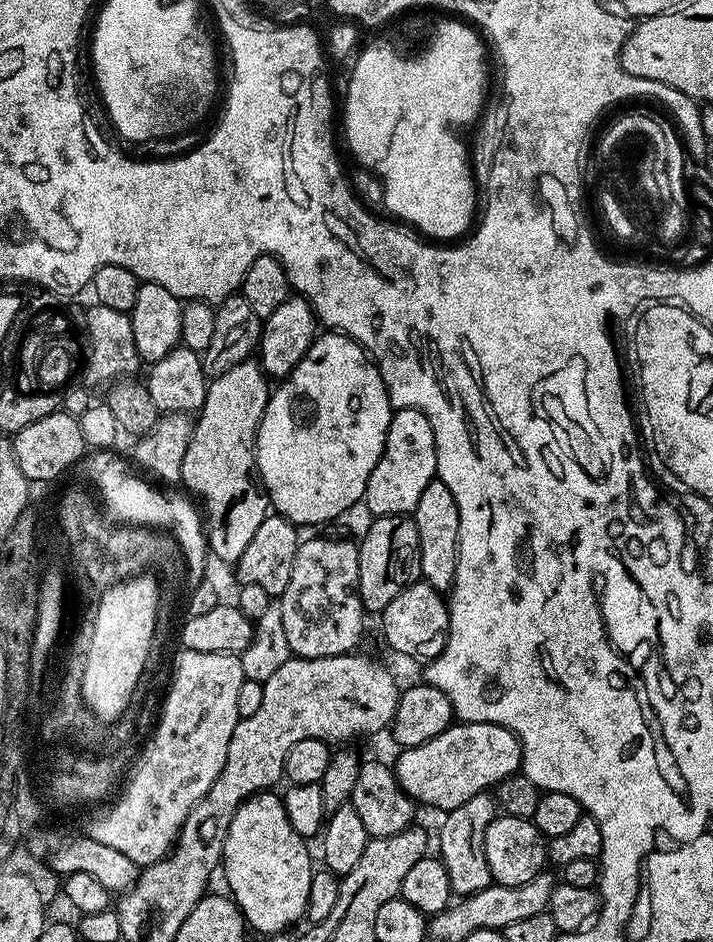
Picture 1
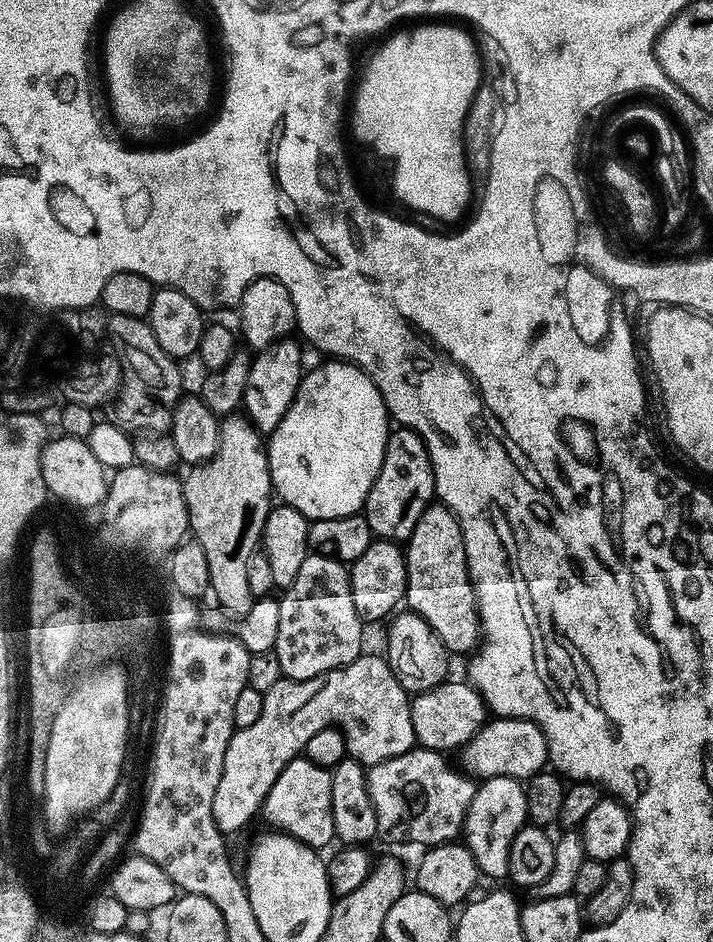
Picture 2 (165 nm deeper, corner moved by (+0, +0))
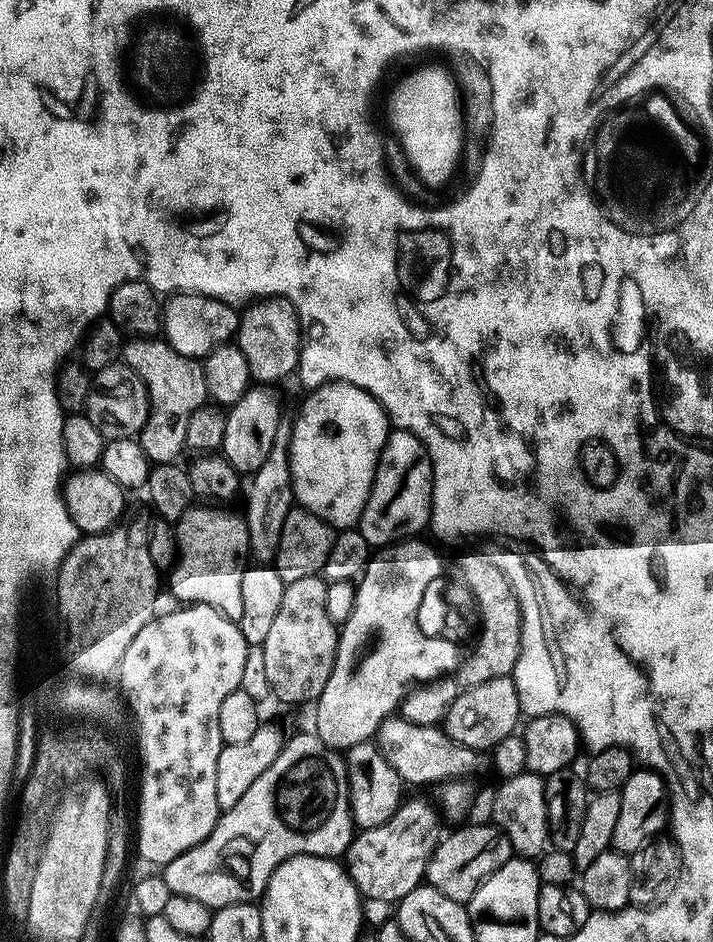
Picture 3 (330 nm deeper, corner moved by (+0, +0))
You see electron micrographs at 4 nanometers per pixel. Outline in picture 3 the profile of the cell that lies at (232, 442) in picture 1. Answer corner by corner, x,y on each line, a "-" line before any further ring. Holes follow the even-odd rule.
193,506
182,514
182,518
175,521
176,543
178,545
178,563
171,569
168,584
174,595
185,605
209,604
218,609
226,618
237,622
243,621
246,616
246,563
250,553
248,550
248,521
243,515
236,512
227,512
227,507
199,508

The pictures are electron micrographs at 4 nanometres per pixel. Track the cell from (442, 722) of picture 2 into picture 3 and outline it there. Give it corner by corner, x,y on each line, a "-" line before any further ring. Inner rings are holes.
503,676
490,678
490,682
482,682
473,688
461,690
458,698
454,698
450,710
444,715
442,727
456,744
473,750
481,750
480,748
491,750
498,742
502,742
502,738
513,735
521,720
516,684
511,676

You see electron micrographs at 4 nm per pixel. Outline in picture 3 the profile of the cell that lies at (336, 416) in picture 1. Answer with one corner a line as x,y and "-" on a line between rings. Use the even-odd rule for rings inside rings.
341,380
321,384
307,393
297,420
292,424
292,440
287,441
288,469
292,475
292,495
301,505
329,521
336,530
349,527
348,520
355,521
364,508
366,497
372,489
374,467
380,460
380,450
388,441
390,421
384,408
366,390

